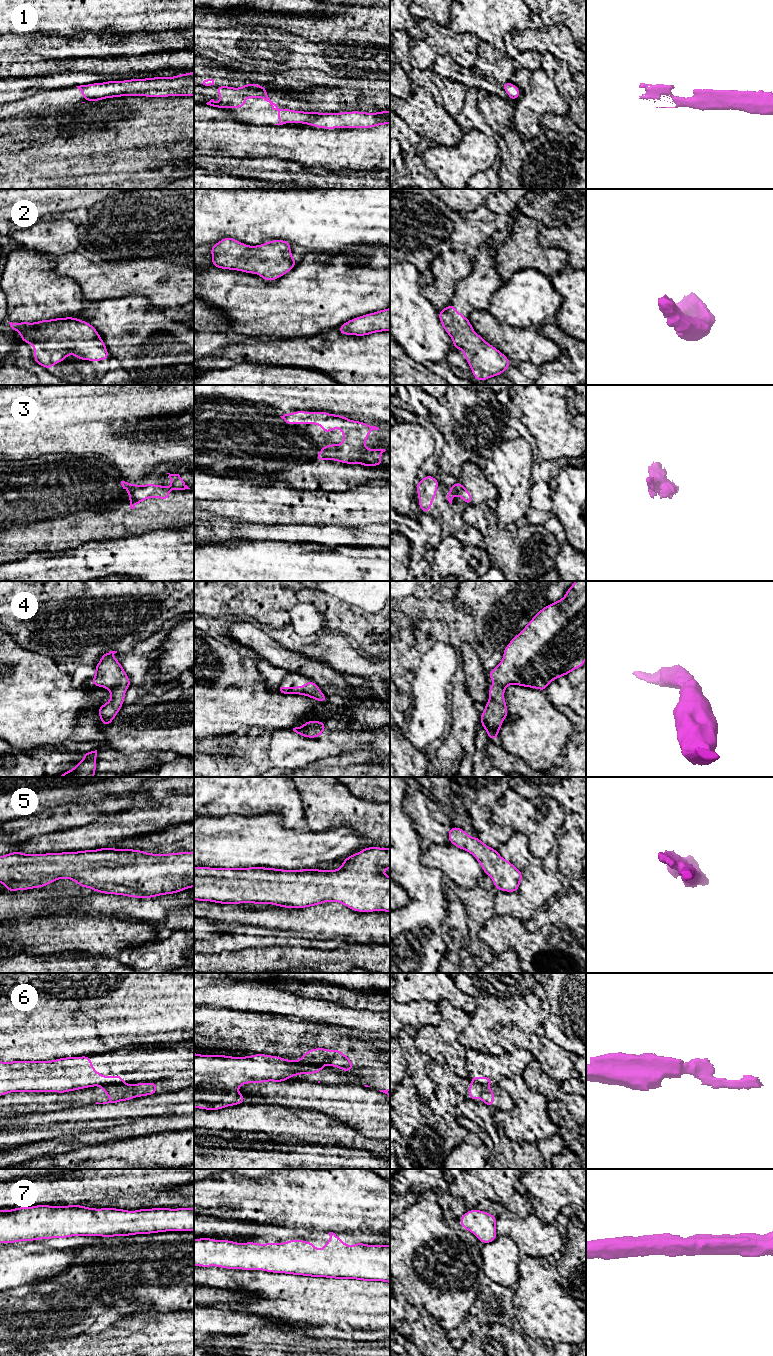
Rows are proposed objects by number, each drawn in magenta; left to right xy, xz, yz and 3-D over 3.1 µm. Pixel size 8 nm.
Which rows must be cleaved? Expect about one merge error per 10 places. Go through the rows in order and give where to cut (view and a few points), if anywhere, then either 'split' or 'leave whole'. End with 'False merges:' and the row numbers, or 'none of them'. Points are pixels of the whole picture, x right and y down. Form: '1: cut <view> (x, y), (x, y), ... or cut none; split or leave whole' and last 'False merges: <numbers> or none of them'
1: cut none; leave whole
2: cut none; leave whole
3: cut none; leave whole
4: cut none; leave whole
5: cut none; leave whole
6: cut xz (295, 1061), (322, 1066); split
7: cut none; leave whole
False merges: 6

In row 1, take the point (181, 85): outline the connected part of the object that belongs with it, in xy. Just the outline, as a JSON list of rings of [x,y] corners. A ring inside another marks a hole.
[[[194,72],[172,77],[107,81],[76,86],[87,102],[122,96],[194,96]]]

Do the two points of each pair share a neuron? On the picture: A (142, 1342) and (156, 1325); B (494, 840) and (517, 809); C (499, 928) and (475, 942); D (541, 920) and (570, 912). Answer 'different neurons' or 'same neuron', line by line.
A: same neuron
B: different neurons
C: different neurons
D: same neuron

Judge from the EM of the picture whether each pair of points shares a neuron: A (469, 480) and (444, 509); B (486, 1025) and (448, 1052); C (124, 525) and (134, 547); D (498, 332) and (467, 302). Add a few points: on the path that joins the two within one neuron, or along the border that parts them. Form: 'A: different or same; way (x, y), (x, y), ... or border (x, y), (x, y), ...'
A: same; way (464, 488), (449, 501)
B: different; border (469, 1021), (458, 1036), (458, 1041), (466, 1049)
C: different; border (152, 530), (139, 535), (113, 538), (111, 540)
D: different; border (487, 309), (475, 309), (468, 318)

